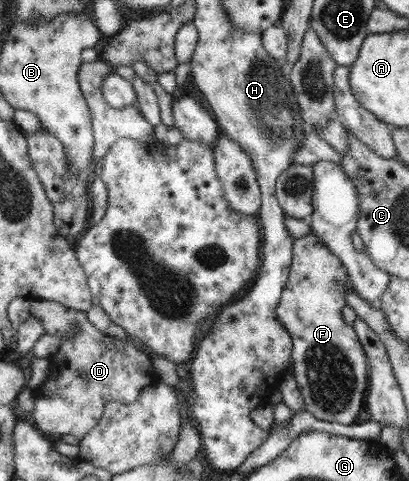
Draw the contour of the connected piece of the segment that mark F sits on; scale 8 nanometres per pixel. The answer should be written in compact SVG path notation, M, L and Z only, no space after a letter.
M311 232L310 234L304 235L304 237L295 238L293 245L292 264L290 264L291 268L288 283L287 286L284 286L280 302L278 303L278 306L276 306L276 319L284 323L284 327L288 329L290 337L292 337L291 364L289 370L297 382L297 387L301 392L302 399L304 399L304 408L309 414L312 414L315 418L326 422L351 425L356 422L357 416L360 410L362 410L364 391L369 386L369 372L367 356L358 340L358 336L356 336L356 331L353 329L353 326L348 325L346 321L344 321L344 316L342 315L342 308L347 305L346 292L350 289L350 286L348 285L348 272L343 266L342 261L340 261L340 259L330 251L330 249L328 249L328 246L326 246L324 242L320 241L320 237L318 237L316 233Z

